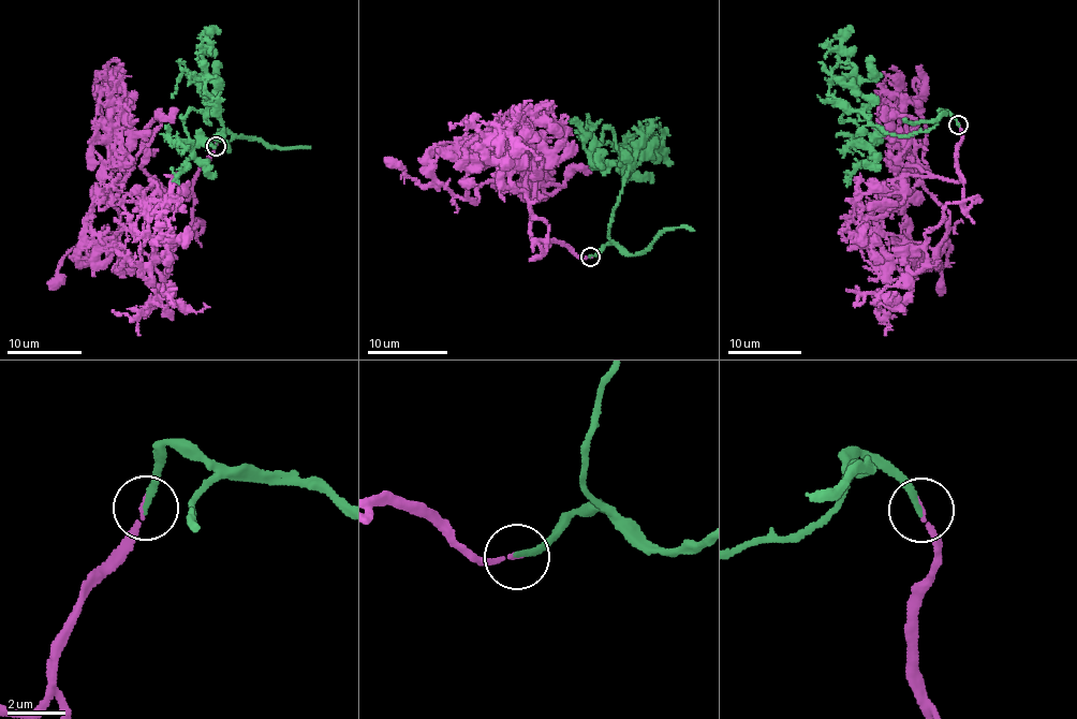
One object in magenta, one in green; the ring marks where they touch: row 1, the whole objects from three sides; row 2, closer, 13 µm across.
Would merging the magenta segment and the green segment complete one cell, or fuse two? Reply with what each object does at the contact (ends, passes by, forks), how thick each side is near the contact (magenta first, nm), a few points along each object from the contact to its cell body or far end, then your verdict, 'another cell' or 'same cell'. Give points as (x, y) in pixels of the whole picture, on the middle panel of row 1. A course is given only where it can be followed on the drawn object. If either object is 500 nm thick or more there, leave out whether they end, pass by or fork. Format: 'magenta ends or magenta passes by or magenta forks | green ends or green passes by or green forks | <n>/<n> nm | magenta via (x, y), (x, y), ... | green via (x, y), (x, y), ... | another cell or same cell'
magenta ends | green ends | 160/220 nm | magenta via (589, 257), (531, 236), (532, 150), (504, 141), (504, 130), (477, 149), (436, 158), (431, 184), (384, 159) | green via (589, 257), (614, 243), (622, 181), (634, 164), (611, 129), (603, 129), (591, 155), (581, 128), (572, 123) | same cell

